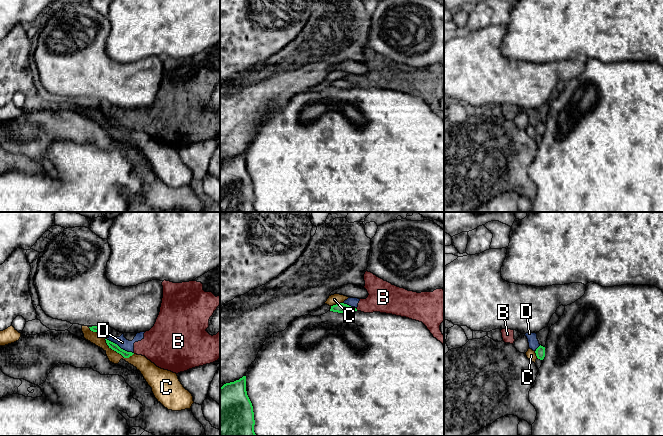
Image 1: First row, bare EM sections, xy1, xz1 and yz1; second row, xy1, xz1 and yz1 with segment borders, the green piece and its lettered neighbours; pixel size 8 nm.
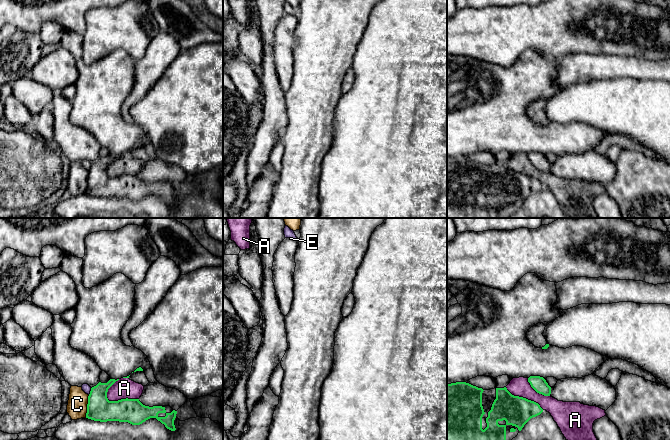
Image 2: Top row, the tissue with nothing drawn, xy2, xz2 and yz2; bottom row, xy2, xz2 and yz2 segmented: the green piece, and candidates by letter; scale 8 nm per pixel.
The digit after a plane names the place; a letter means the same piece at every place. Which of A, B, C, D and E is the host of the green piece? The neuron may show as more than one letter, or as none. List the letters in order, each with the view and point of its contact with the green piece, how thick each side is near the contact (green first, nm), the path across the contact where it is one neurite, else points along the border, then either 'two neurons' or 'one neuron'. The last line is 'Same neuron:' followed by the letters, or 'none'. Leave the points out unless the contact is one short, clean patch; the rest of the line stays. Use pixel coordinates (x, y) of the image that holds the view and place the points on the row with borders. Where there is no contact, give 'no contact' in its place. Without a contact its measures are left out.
A: contact xy2 (120, 400); calibres 200 and 160 nm; two neurons
B: contact xz1 (356, 309); calibres 80 and 240 nm; two neurons
C: contact xy1 (118, 352); calibres 60 and 120 nm; two neurons
D: contact xy1 (119, 347); calibres 60 and 90 nm; border xy1 (106, 338), (133, 353); two neurons
E: contact xy2 (90, 391); calibres 200 and 70 nm; border xy2 (91, 388), (88, 394); two neurons
Same neuron: none

